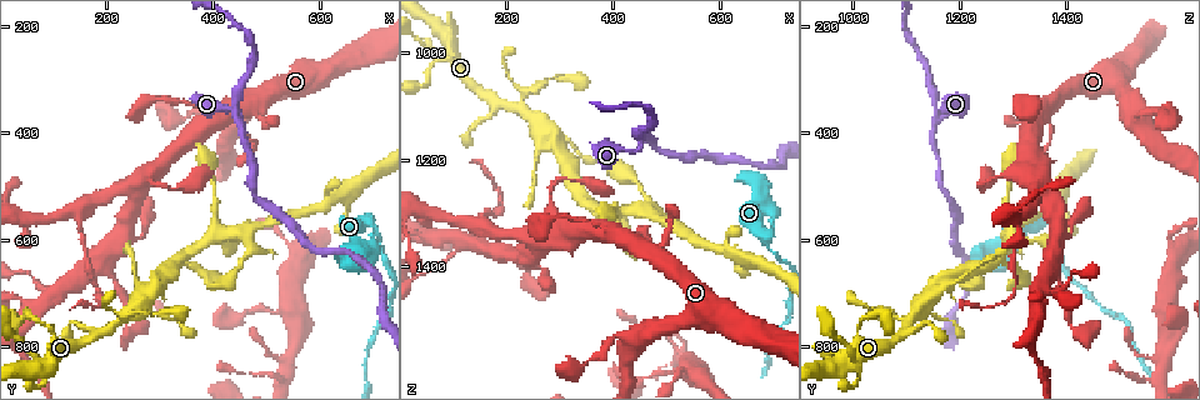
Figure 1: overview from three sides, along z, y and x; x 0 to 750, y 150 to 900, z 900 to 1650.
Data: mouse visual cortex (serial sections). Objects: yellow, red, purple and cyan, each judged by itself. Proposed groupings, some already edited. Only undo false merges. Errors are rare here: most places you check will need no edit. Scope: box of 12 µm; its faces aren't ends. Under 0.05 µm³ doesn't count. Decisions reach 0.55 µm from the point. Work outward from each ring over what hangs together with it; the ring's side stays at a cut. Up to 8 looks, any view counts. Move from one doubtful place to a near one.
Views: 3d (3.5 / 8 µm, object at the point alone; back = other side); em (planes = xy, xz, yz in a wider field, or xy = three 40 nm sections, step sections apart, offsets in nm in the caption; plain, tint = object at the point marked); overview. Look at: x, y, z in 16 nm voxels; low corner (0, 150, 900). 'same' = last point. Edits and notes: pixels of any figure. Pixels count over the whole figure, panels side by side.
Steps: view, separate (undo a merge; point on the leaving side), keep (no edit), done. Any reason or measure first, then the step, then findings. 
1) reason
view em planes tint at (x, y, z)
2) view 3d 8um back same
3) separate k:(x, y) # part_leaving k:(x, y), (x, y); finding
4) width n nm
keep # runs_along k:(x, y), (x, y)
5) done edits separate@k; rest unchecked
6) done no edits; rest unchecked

view 3d 3.5um at (450, 370, 1165)

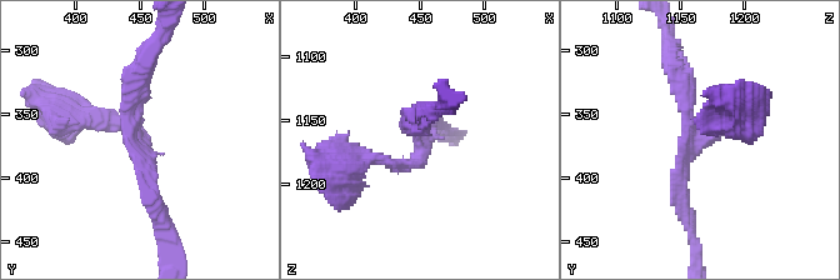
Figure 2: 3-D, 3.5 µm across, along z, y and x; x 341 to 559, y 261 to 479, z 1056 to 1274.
arms 3; arm_widths 200, 200, 300 nm
view em planes tint at (450, 370, 1170)

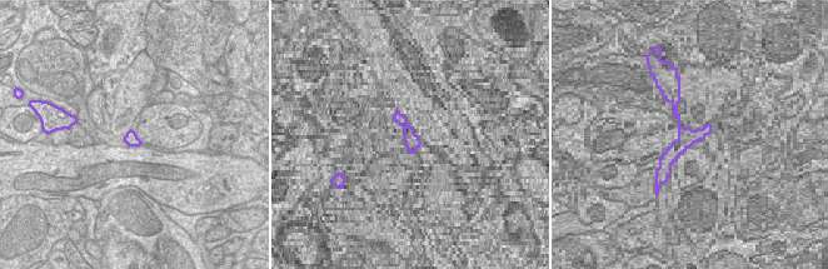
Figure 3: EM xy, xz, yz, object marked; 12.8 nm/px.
view em xy step 5 tint same

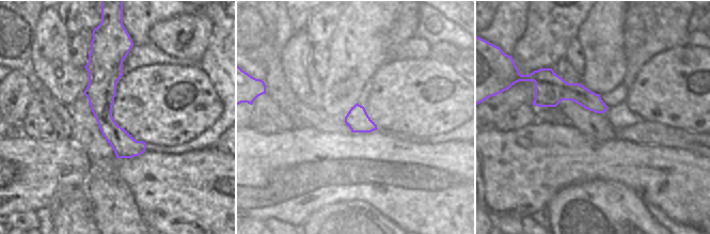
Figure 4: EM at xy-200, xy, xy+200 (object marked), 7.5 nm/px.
keep # all the same cell

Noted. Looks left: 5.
calibre changes
view 3d 8um at (150, 550, 1325)

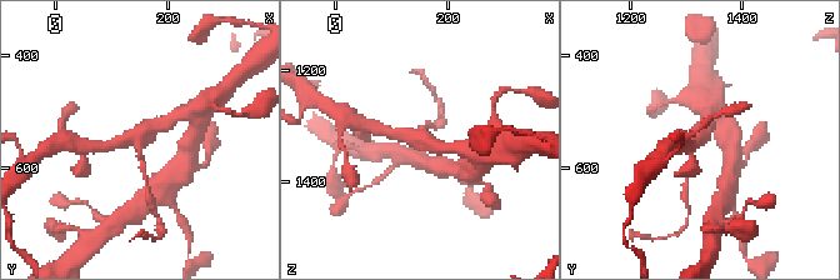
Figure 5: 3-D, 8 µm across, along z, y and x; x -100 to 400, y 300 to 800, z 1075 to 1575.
view 3d 3.5um at (150, 550, 1325)

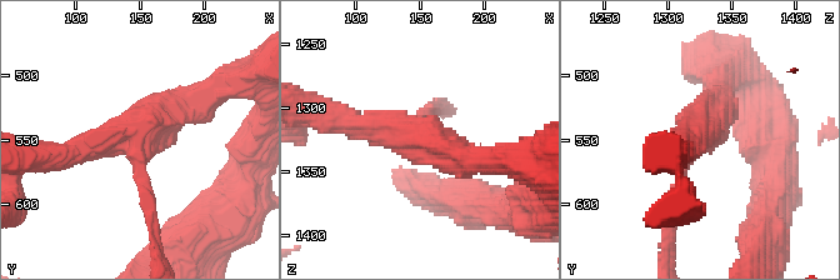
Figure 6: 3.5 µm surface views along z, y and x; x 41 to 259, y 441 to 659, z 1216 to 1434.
need the tissue
view em xy step 5 tint at (148, 552, 1322)

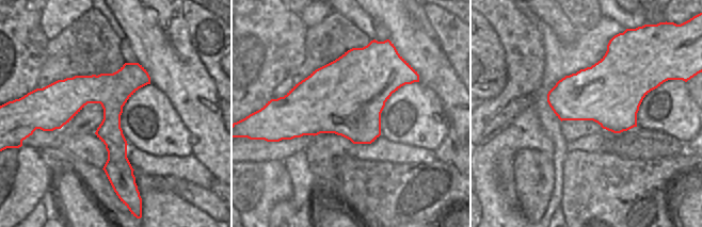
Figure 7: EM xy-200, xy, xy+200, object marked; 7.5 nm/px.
keep # runs_along 6:(203, 94), (138, 140), (65, 155); all the same cell

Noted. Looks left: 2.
four-way junction
view 3d 3.5um at (225, 755, 1100)

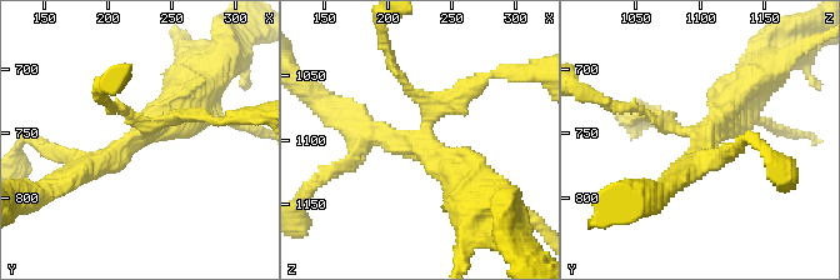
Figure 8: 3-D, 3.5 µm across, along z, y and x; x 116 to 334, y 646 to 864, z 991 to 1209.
arms 4; arm_widths 150, 200, 300, 350 nm
view em xy step 2 tint at (228, 752, 1108)

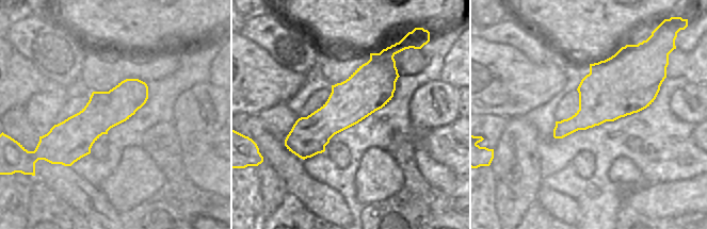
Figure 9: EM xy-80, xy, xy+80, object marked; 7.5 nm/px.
width 340 nm
keep # runs_along 8:(73, 178), (176, 116), (199, 89); all the same cell

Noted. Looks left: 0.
done no edits; rest unchecked

